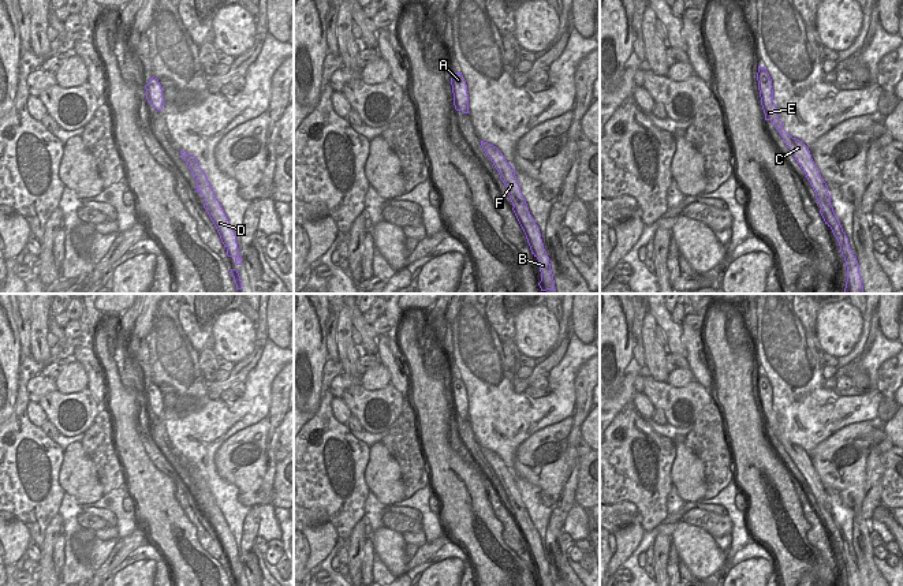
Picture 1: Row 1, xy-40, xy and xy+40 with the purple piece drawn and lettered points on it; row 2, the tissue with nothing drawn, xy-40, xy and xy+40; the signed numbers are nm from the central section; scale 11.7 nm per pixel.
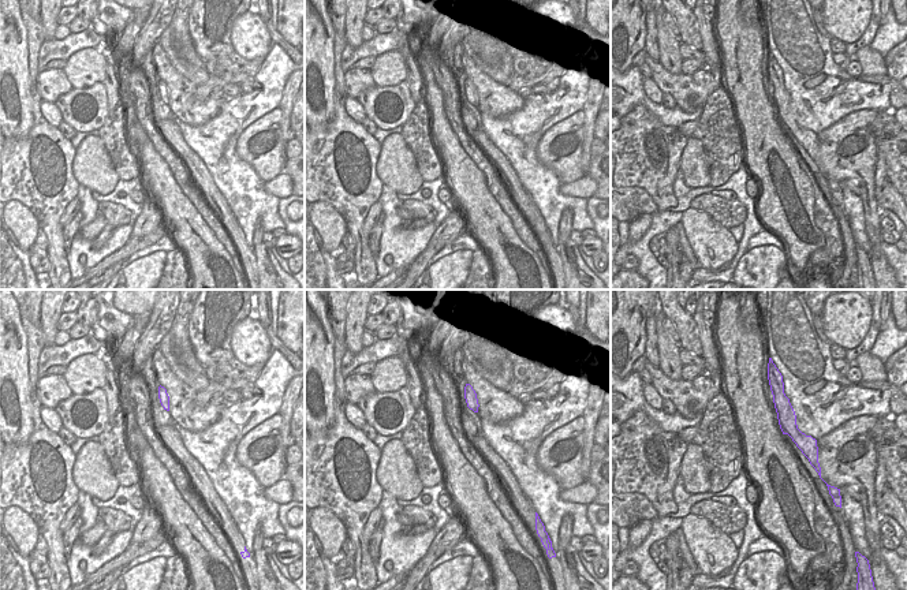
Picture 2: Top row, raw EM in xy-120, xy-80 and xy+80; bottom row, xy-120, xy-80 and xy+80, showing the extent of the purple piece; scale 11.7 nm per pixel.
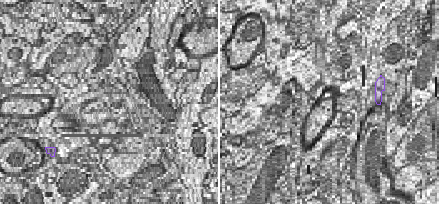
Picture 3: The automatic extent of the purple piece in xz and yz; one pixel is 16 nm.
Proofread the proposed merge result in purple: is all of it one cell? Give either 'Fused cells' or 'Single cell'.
Single cell

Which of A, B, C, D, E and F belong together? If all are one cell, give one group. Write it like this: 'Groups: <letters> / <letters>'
Groups: A B C D E F

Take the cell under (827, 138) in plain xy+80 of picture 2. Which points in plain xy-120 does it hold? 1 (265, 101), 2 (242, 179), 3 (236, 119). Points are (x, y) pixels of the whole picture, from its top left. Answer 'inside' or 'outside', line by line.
1: outside
2: outside
3: outside

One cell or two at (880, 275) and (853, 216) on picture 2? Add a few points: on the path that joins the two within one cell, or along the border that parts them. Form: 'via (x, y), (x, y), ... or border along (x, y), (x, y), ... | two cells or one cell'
border along (863, 217), (863, 231), (869, 242), (868, 253) | two cells

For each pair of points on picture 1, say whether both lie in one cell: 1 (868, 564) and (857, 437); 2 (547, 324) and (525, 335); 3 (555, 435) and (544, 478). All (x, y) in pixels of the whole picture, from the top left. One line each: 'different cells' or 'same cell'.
1: same cell
2: same cell
3: same cell

